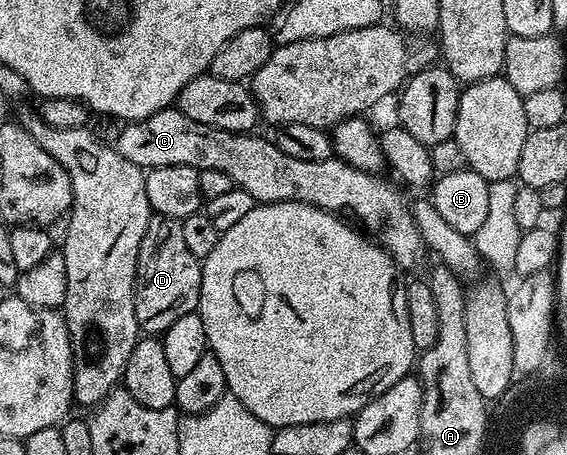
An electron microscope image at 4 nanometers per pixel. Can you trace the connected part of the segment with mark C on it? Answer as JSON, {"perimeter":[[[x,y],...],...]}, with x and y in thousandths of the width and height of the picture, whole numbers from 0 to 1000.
{"perimeter":[[[295,240],[268,248],[268,257],[238,262],[224,268],[222,279],[208,297],[205,330],[210,341],[226,345],[233,363],[252,371],[280,367],[282,363],[332,363],[351,376],[360,371],[388,371],[388,380],[402,380],[414,411],[430,415],[446,433],[450,448],[464,446],[541,446],[550,459],[564,457],[582,464],[593,477],[601,477],[619,492],[630,495],[668,543],[681,545],[704,589],[730,587],[744,569],[748,536],[744,514],[730,484],[725,448],[686,402],[672,393],[672,382],[642,371],[628,371],[594,345],[571,354],[529,354],[529,345],[508,345],[501,327],[494,327],[474,303],[460,305],[455,292],[429,292],[425,288],[397,288],[374,275],[353,275],[353,266],[339,266],[339,257],[325,257],[312,240]]]}

